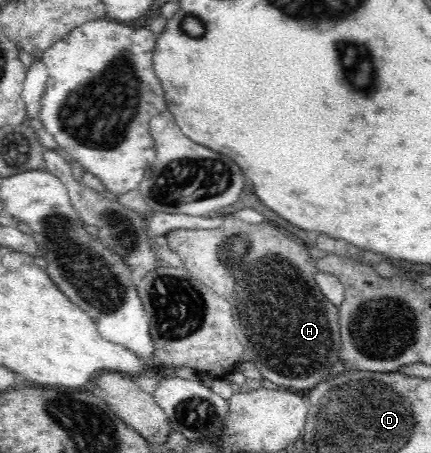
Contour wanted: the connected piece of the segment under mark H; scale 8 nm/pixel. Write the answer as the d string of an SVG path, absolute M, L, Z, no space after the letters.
M226 215L224 223L216 229L175 229L165 237L168 247L184 261L183 267L232 305L237 337L244 349L242 360L252 361L264 378L282 389L311 390L331 377L332 365L338 361L343 343L339 308L322 294L315 279L318 273L315 259L303 243L288 239L272 223L246 223L235 215Z

